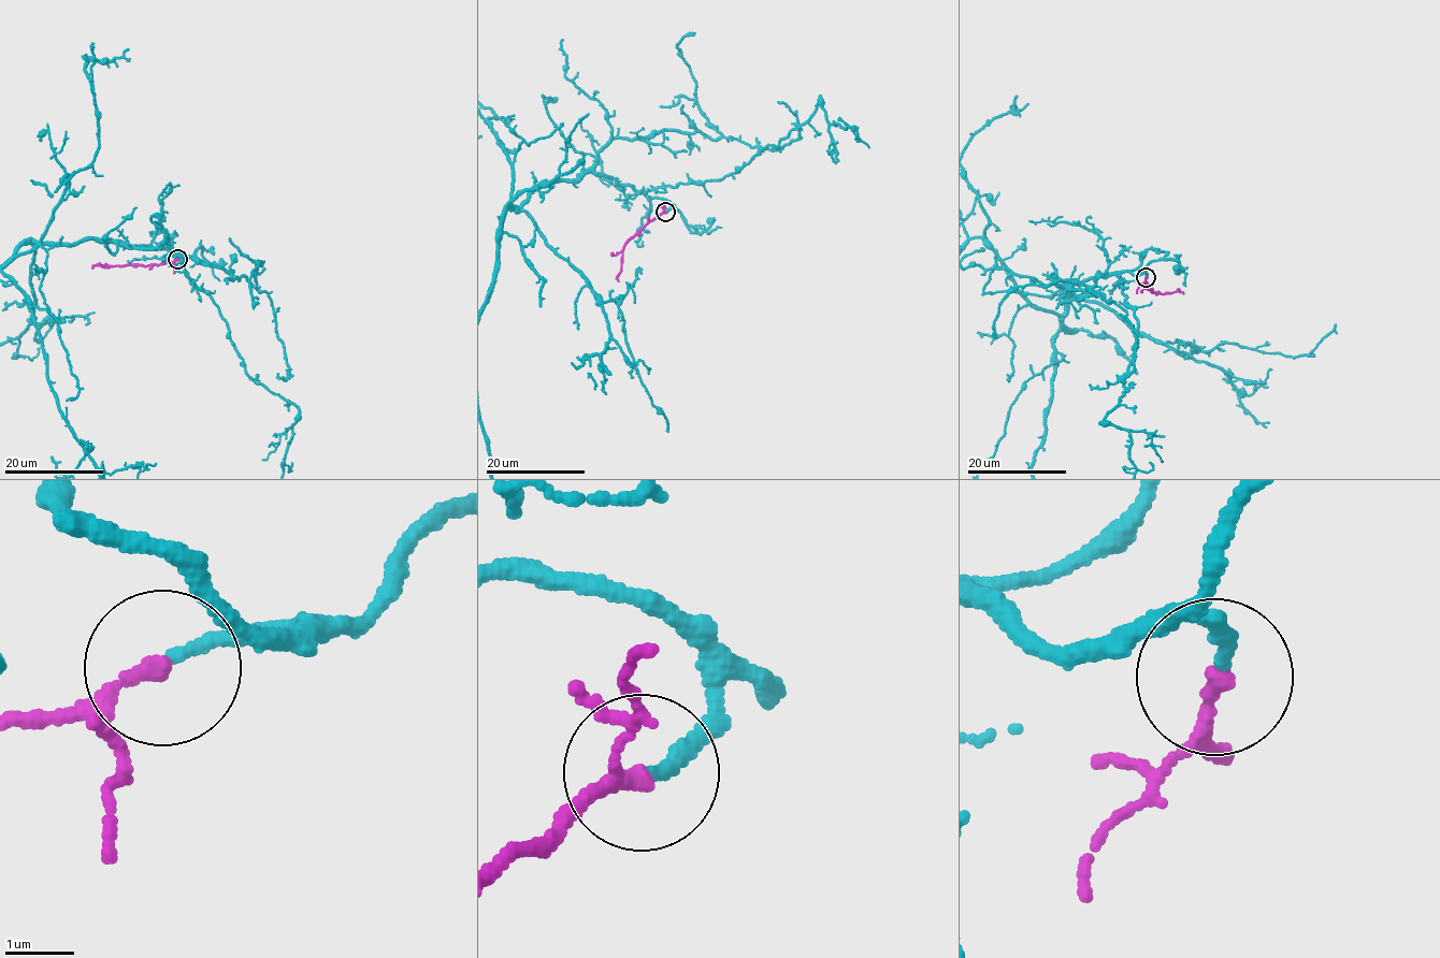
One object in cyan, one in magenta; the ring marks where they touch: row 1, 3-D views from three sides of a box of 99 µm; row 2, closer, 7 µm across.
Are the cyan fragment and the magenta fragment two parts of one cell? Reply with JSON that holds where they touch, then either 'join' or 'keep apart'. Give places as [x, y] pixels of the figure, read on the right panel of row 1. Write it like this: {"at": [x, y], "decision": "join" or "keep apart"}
{"at": [1146, 277], "decision": "join"}

